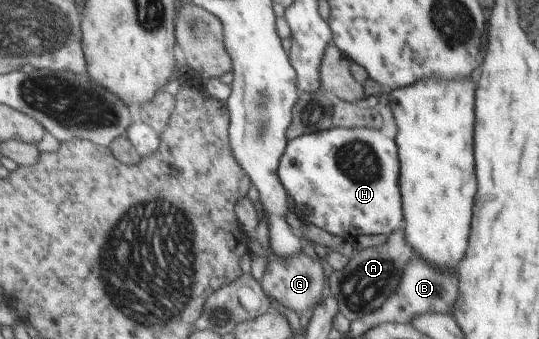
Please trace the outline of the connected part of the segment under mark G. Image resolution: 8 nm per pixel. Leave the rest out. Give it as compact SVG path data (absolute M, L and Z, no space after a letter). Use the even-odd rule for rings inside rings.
M271 253L268 255L269 265L262 276L260 286L273 301L279 303L279 307L291 307L293 313L301 313L309 307L317 307L321 303L321 291L323 291L323 271L319 260L310 259L303 253L296 254L288 260L276 258Z

